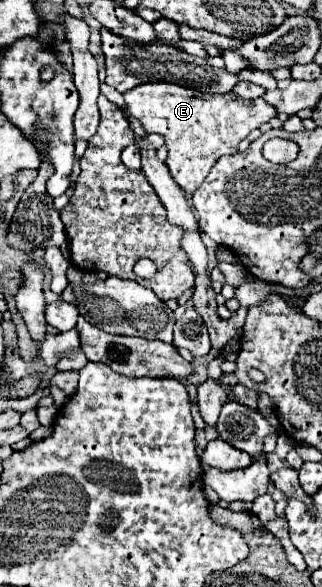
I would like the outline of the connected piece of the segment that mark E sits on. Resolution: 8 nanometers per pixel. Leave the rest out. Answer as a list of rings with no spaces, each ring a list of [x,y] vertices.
[[[168,82],[136,86],[124,94],[124,100],[130,118],[136,118],[146,132],[158,132],[164,136],[168,148],[166,166],[186,194],[196,192],[220,156],[234,154],[240,140],[276,116],[276,110],[264,100],[228,100],[228,96],[202,94],[200,90]]]

